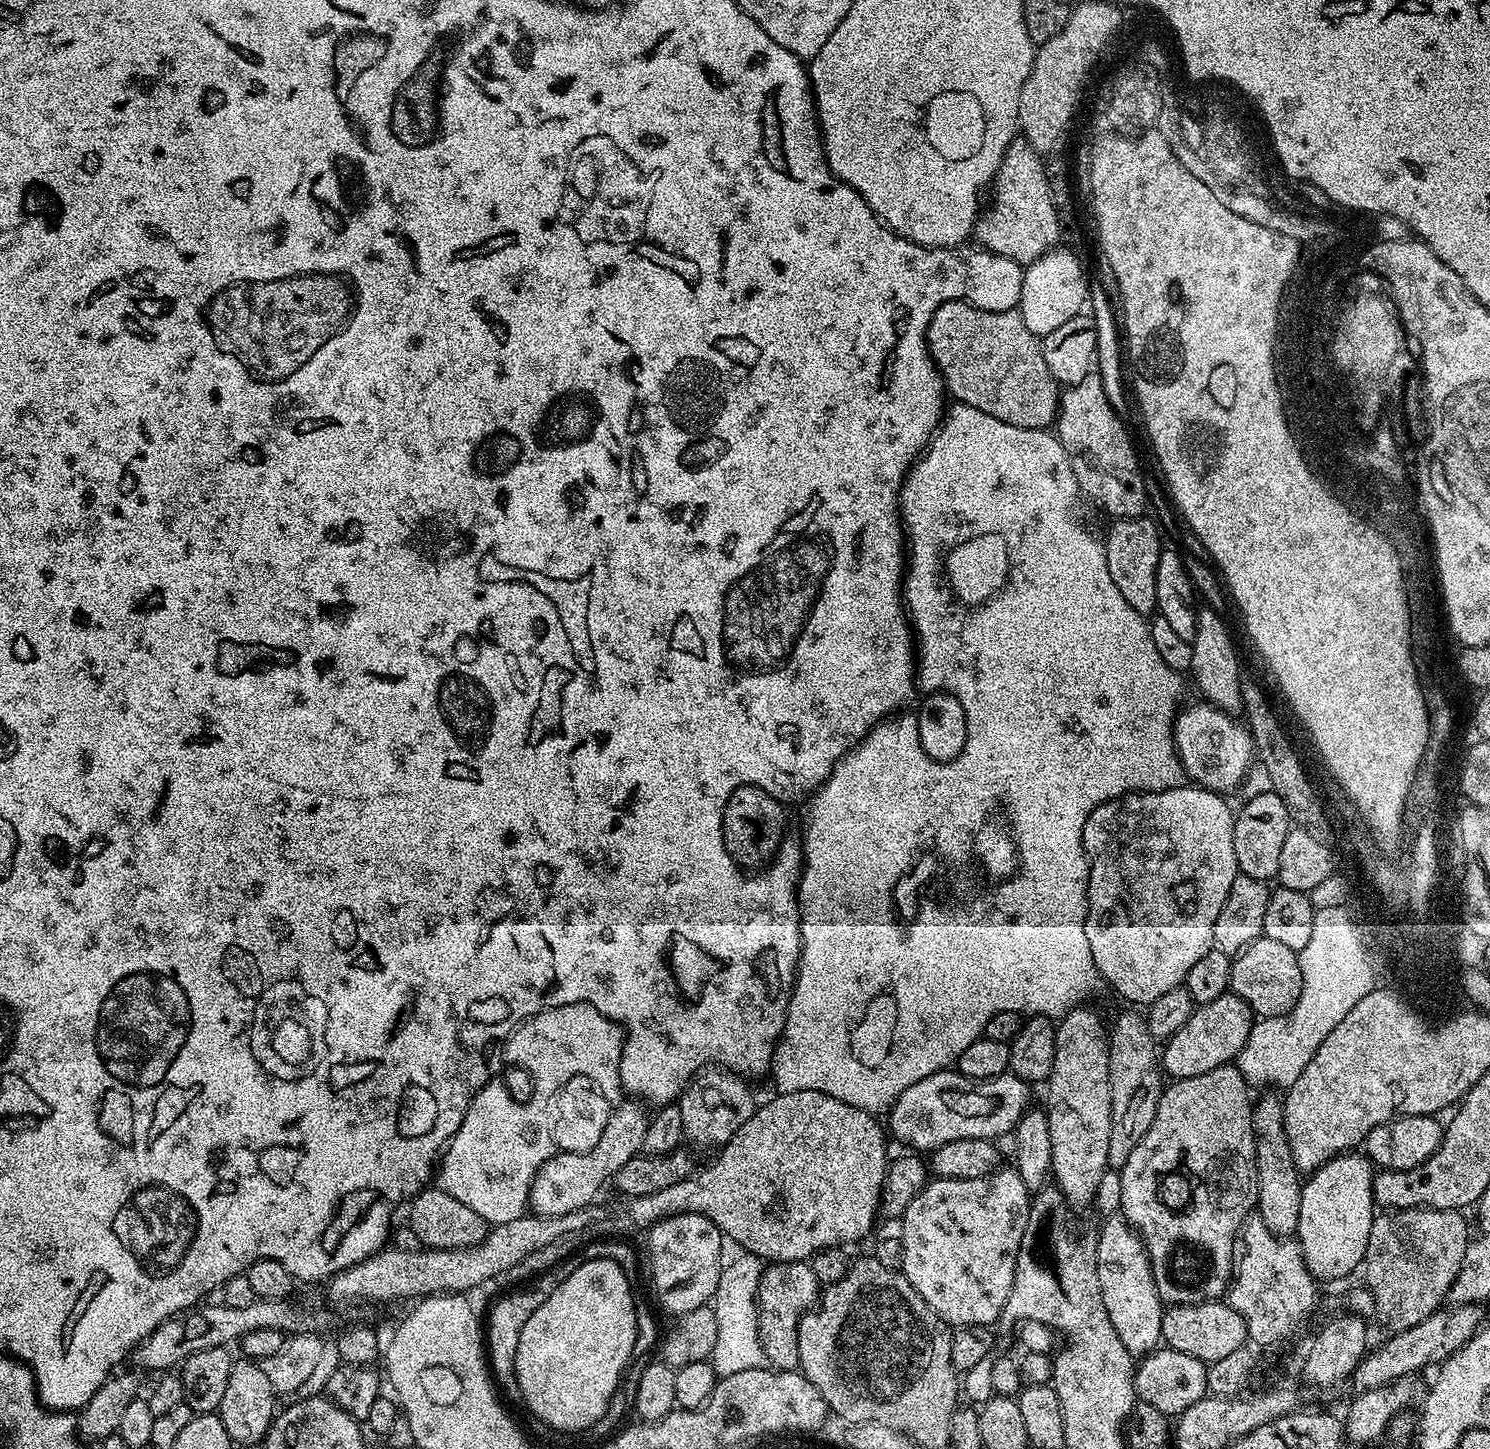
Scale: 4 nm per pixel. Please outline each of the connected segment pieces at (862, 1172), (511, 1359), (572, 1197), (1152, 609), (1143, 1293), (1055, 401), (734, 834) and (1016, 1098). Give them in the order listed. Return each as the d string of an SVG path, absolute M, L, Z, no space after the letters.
M818 1090L782 1092L773 1095L773 1097L769 1104L761 1103L750 1119L722 1145L718 1152L720 1157L701 1176L693 1174L686 1180L674 1182L674 1186L666 1186L666 1190L658 1190L658 1194L642 1194L631 1197L627 1201L629 1218L641 1230L647 1230L659 1220L675 1216L678 1212L701 1212L702 1215L714 1222L714 1226L718 1226L720 1233L727 1237L731 1243L733 1240L740 1247L740 1250L753 1256L759 1256L761 1261L778 1264L798 1262L799 1260L808 1262L811 1261L815 1252L820 1252L823 1248L840 1248L844 1246L844 1243L852 1244L855 1240L862 1239L864 1235L867 1237L878 1224L880 1195L884 1189L884 1175L887 1174L890 1163L888 1144L884 1141L885 1129L882 1124L882 1129L880 1129L880 1124L876 1121L879 1119L871 1112L858 1110L854 1106L850 1106L838 1098L830 1098L830 1094L822 1094Z
M577 1255L562 1261L561 1264L554 1265L552 1272L538 1277L529 1288L502 1297L489 1310L488 1320L486 1316L486 1359L495 1383L505 1397L507 1397L506 1395L514 1396L514 1398L520 1396L520 1387L516 1377L516 1359L518 1358L518 1338L522 1335L522 1326L526 1326L530 1314L534 1314L534 1310L538 1310L538 1306L542 1306L542 1302L546 1302L546 1298L550 1294L554 1294L554 1290L558 1290L558 1286L564 1279L570 1274L574 1274L574 1270L578 1270L580 1262L581 1257Z
M628 1098L625 1101L625 1104L617 1103L613 1107L606 1122L606 1130L602 1130L602 1138L598 1138L593 1148L585 1152L557 1151L537 1170L528 1195L529 1209L535 1215L557 1216L577 1212L579 1208L588 1208L591 1200L599 1194L600 1187L607 1180L609 1183L616 1172L622 1170L622 1165L630 1162L630 1158L641 1155L642 1138L646 1138L650 1112L635 1099Z
M1147 515L1137 516L1134 520L1113 519L1112 529L1109 530L1108 536L1103 537L1104 549L1106 550L1106 566L1110 566L1110 578L1114 578L1114 586L1122 590L1122 598L1134 606L1134 610L1145 618L1151 617L1156 612L1156 586L1154 574L1158 570L1158 558L1162 541L1160 541L1160 532L1156 529L1156 524L1148 520Z
M1119 1214L1107 1217L1103 1223L1100 1237L1094 1240L1102 1306L1106 1306L1106 1314L1110 1314L1110 1322L1118 1338L1122 1338L1122 1346L1126 1346L1134 1358L1143 1358L1161 1347L1166 1305L1152 1281L1150 1258L1139 1235Z
M965 300L946 301L934 310L934 318L928 327L928 352L944 380L947 395L953 401L974 406L982 410L982 414L990 414L1010 426L1048 430L1056 423L1062 388L1046 366L1041 337L1033 329L1033 333L1028 329L1029 321L1018 313L1016 310L984 310Z
M753 784L738 786L730 794L724 807L722 834L726 850L741 868L760 870L771 865L779 849L780 841L786 836L786 832L784 832L784 808L785 805L781 801L766 794L766 790Z
M945 1070L914 1082L910 1090L902 1094L887 1113L887 1127L900 1140L909 1144L909 1149L931 1150L946 1146L946 1142L958 1142L958 1138L986 1138L995 1141L1013 1131L1017 1122L1030 1107L1029 1085L1017 1076L1005 1074L989 1080L966 1078L958 1070Z

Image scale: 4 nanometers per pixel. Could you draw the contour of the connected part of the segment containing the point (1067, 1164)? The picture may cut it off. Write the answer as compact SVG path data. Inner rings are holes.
M1084 1006L1071 1008L1067 1014L1059 1017L1056 1024L1054 1066L1046 1081L1046 1087L1048 1087L1046 1111L1050 1122L1050 1146L1052 1147L1051 1179L1072 1206L1091 1205L1096 1199L1098 1182L1102 1182L1102 1174L1109 1171L1110 1126L1112 1125L1109 1039L1110 1032L1106 1027L1106 1020L1104 1024L1103 1018L1092 1008L1084 1009Z

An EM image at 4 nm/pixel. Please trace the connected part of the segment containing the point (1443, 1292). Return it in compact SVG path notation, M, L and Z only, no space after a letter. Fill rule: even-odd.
M1402 1208L1381 1211L1373 1219L1362 1280L1376 1297L1375 1315L1389 1328L1389 1333L1418 1326L1441 1311L1450 1286L1458 1278L1470 1239L1464 1216L1460 1210Z

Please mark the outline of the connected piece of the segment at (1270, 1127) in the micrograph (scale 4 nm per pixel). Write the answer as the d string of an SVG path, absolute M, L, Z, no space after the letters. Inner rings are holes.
M1279 1095L1264 1096L1255 1101L1252 1129L1256 1135L1256 1169L1258 1198L1255 1211L1270 1234L1292 1238L1296 1236L1298 1214L1302 1210L1302 1173L1290 1154L1290 1142L1284 1125L1284 1101Z

